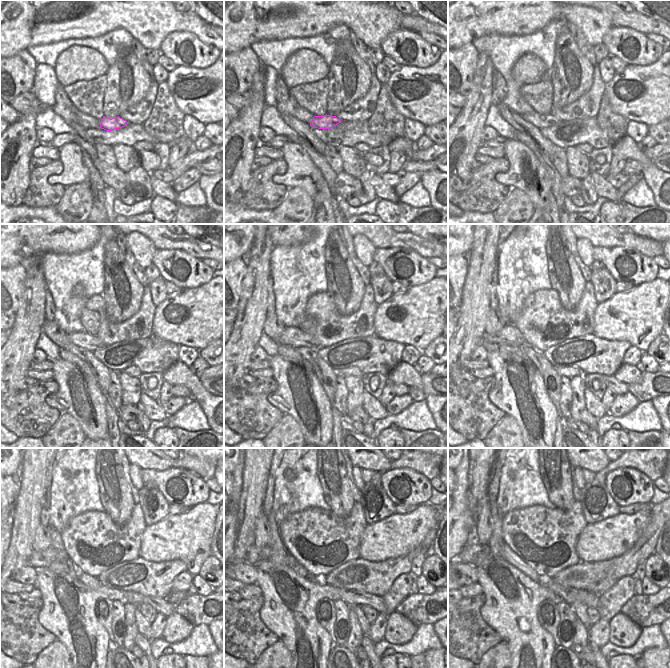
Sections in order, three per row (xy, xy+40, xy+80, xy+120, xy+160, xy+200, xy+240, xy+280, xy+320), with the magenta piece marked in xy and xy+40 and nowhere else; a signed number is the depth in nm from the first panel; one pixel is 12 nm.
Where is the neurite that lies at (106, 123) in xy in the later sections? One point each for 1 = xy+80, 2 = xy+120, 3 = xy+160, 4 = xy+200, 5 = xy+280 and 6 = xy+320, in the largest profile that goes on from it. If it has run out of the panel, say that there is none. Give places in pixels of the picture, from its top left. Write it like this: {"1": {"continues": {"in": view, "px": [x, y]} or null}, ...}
{"1": {"continues": {"in": "xy+80", "px": [541, 121]}}, "2": {"continues": {"in": "xy+120", "px": [81, 339]}}, "3": {"continues": {"in": "xy+160", "px": [294, 337]}}, "4": {"continues": {"in": "xy+200", "px": [509, 334]}}, "5": {"continues": {"in": "xy+280", "px": [275, 553]}}, "6": {"continues": {"in": "xy+320", "px": [476, 554]}}}

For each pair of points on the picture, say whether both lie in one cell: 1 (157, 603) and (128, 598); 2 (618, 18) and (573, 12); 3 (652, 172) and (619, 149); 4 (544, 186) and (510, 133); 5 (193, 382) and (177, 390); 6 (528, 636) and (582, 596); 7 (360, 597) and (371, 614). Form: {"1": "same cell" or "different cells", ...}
{"1": "same cell", "2": "different cells", "3": "same cell", "4": "different cells", "5": "different cells", "6": "different cells", "7": "different cells"}

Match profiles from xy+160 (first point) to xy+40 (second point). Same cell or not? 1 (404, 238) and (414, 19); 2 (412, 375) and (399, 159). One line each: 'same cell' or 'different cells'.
1: same cell
2: different cells

